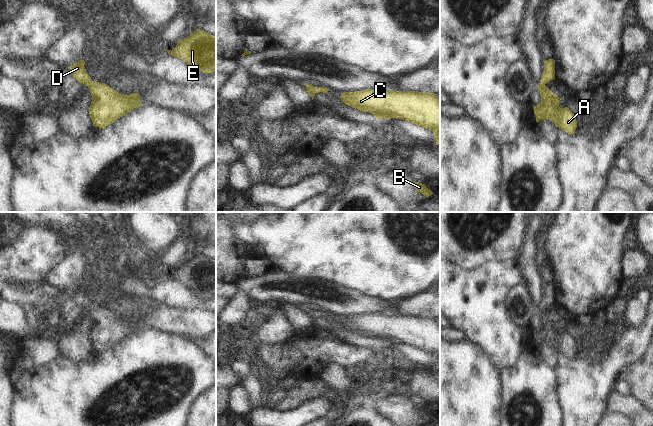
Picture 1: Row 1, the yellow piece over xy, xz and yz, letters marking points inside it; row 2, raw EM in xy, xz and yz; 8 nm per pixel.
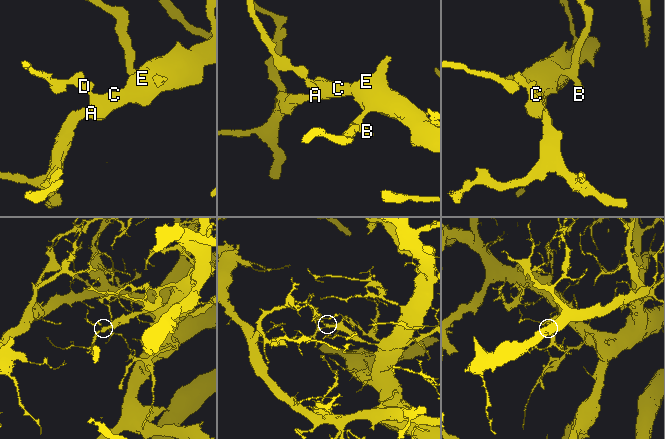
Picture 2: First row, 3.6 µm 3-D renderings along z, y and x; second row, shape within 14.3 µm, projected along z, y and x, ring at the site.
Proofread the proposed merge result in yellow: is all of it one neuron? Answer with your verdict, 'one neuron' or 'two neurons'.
one neuron

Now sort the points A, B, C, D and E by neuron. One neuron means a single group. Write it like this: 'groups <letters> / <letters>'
groups A B C D E

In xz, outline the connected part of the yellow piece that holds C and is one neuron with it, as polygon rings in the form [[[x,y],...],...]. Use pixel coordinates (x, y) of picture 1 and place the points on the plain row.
[[[366,313],[357,316],[344,316],[340,322],[344,328],[363,336],[370,336],[377,343],[399,342],[429,353],[434,358],[436,369],[440,368],[440,325],[434,317],[426,315]]]

